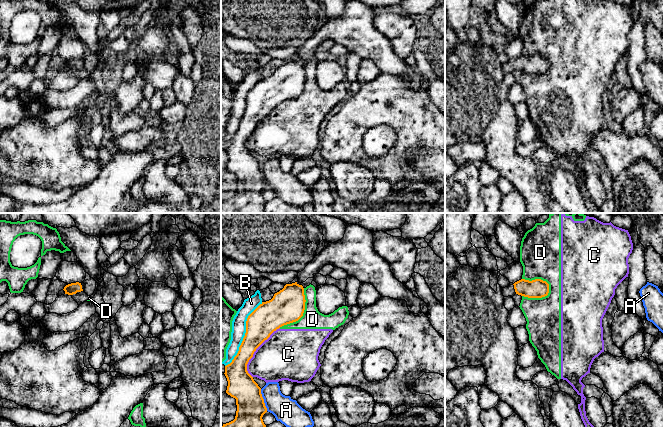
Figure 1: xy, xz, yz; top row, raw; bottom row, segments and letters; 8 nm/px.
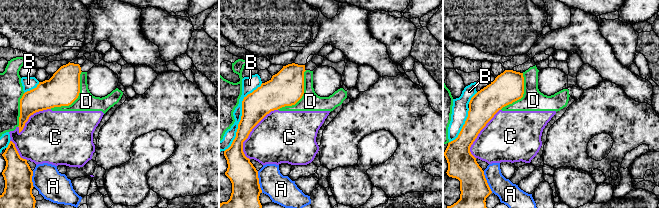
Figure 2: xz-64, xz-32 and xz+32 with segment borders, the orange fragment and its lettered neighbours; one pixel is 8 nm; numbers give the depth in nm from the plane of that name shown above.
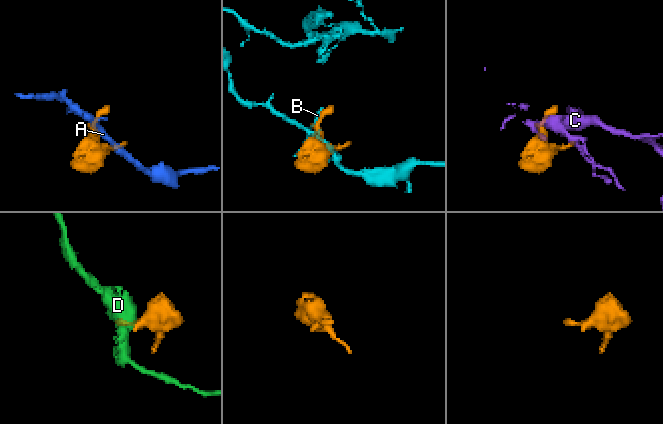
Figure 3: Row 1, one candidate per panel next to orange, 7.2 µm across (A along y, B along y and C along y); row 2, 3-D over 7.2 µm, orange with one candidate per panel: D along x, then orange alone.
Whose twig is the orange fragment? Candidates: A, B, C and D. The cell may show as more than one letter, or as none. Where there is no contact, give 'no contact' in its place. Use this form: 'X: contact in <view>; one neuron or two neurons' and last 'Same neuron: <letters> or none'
A: contact in xz; two neurons
B: contact in xz; two neurons
C: contact in xz; two neurons
D: contact in yz; two neurons
Same neuron: none

